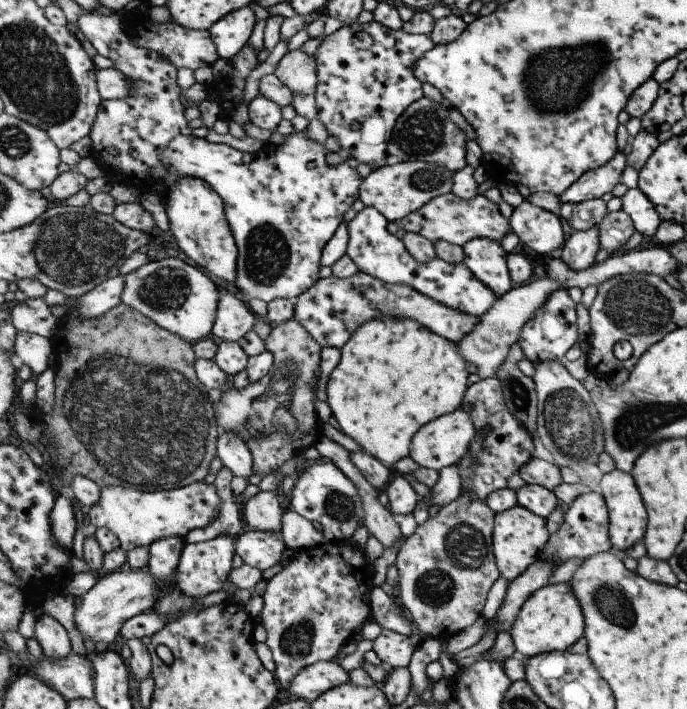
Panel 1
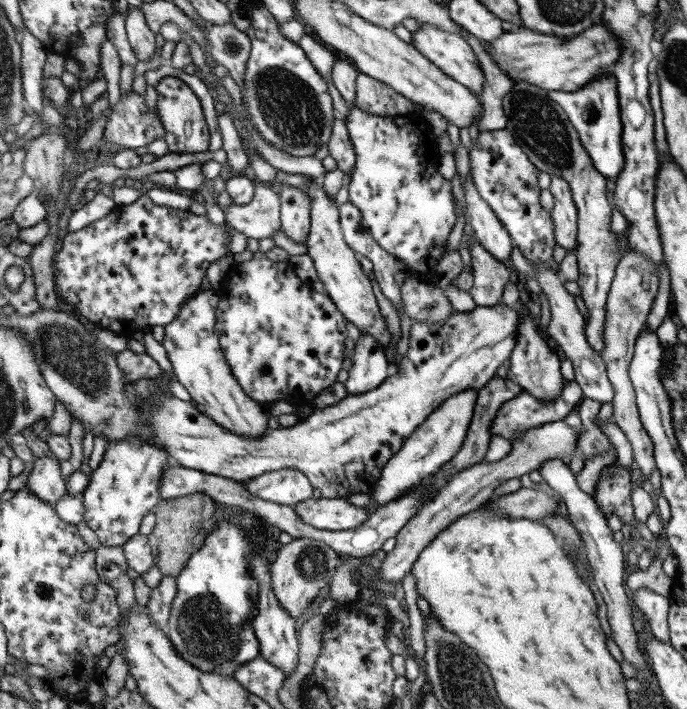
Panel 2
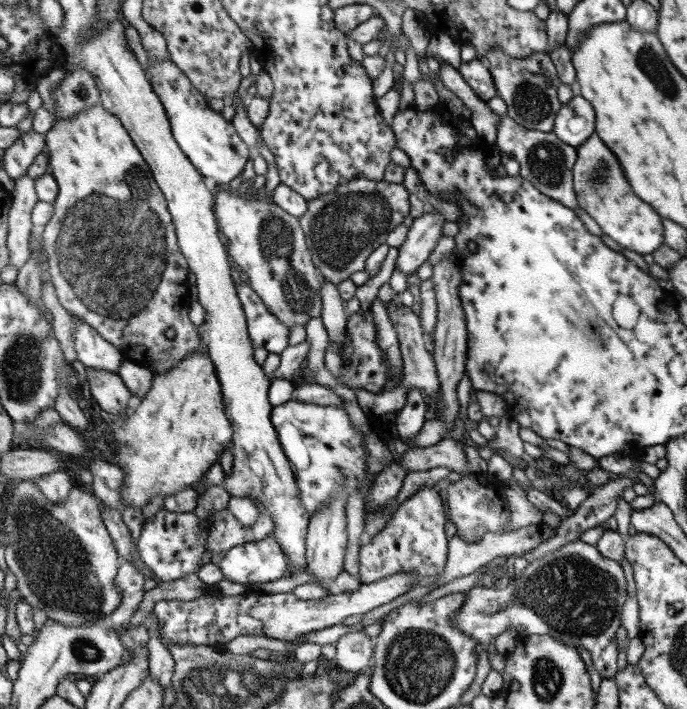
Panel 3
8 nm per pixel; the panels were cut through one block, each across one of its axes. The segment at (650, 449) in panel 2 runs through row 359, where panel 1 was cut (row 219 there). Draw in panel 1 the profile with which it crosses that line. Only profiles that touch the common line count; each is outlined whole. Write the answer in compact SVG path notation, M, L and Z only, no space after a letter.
M625 209L609 211L598 227L601 230L601 248L610 254L627 251L628 242L636 231L633 218Z

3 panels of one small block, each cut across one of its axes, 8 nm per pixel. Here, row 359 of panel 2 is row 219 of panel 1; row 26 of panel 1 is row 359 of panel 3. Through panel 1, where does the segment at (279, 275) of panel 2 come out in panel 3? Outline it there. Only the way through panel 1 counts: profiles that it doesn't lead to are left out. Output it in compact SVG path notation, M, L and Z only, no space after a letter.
M79 319L75 322L74 346L79 360L86 368L100 368L109 372L119 373L125 361L124 354L118 348L105 340L101 333Z

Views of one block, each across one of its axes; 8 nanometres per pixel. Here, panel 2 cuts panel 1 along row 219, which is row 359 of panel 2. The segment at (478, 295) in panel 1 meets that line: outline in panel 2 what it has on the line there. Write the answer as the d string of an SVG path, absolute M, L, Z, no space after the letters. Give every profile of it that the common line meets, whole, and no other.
M360 332L348 372L349 377L344 383L348 394L365 394L379 388L392 371L385 356L385 348L377 342L377 338L367 332Z

